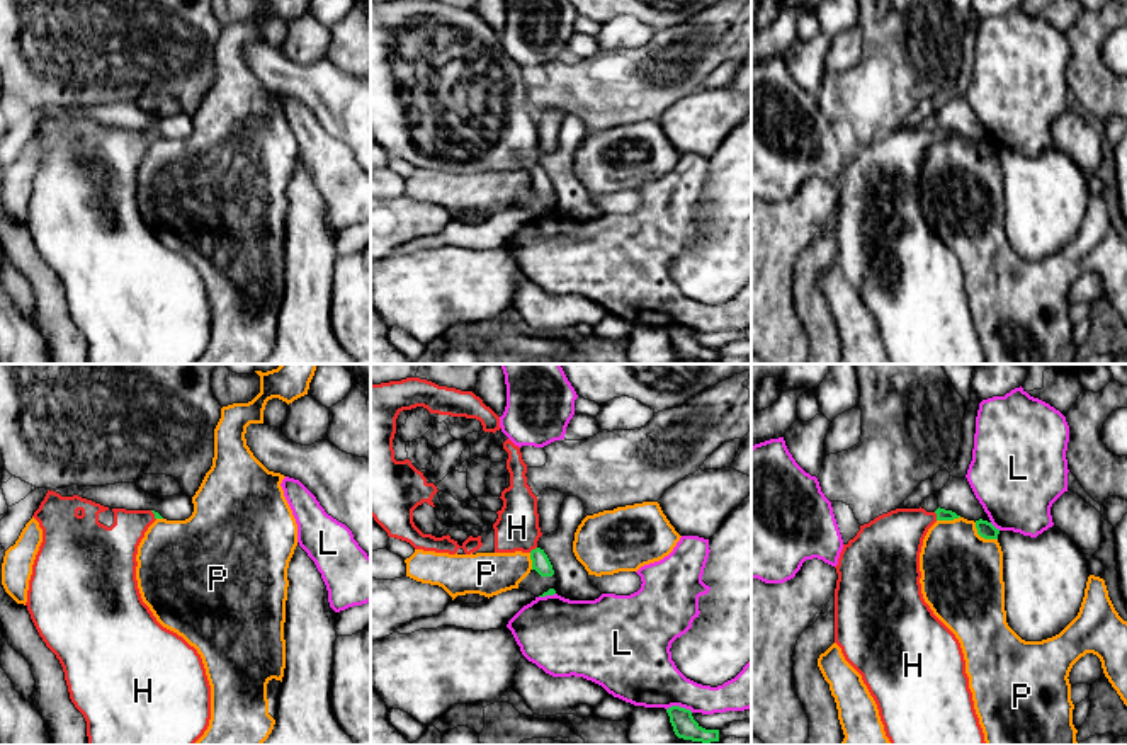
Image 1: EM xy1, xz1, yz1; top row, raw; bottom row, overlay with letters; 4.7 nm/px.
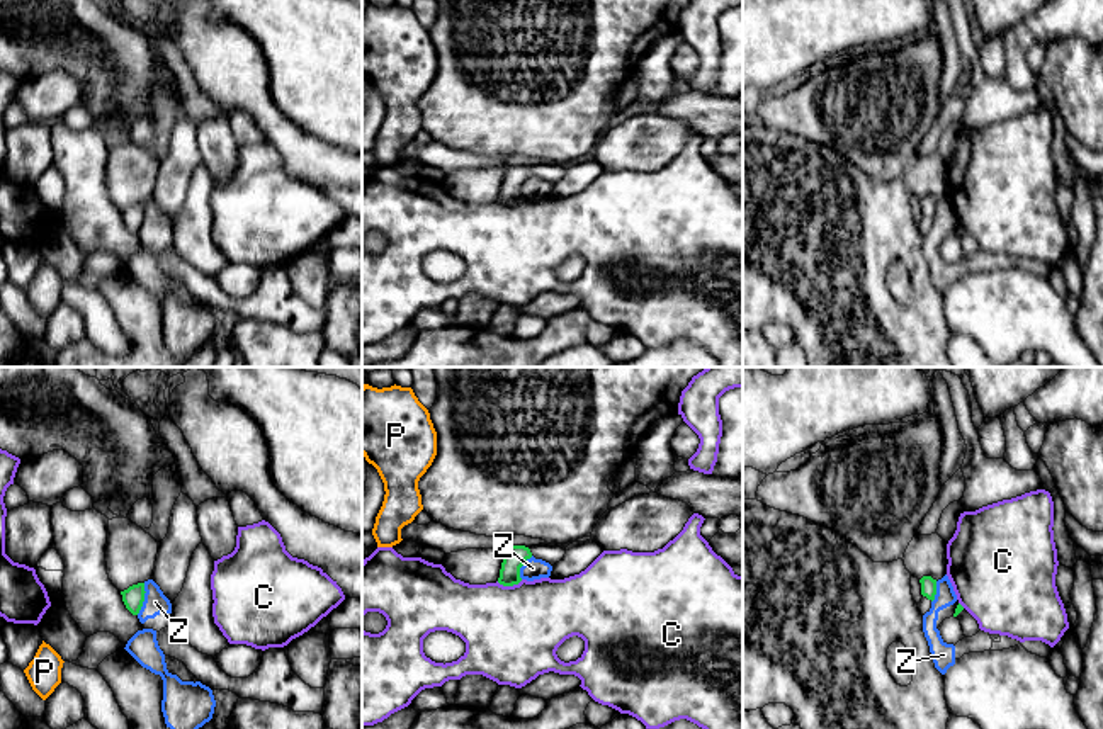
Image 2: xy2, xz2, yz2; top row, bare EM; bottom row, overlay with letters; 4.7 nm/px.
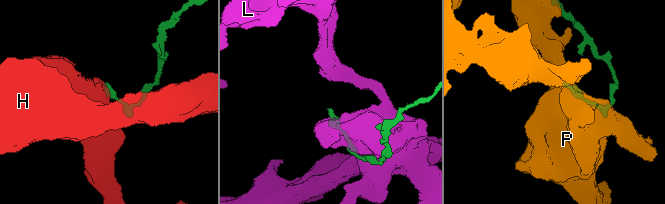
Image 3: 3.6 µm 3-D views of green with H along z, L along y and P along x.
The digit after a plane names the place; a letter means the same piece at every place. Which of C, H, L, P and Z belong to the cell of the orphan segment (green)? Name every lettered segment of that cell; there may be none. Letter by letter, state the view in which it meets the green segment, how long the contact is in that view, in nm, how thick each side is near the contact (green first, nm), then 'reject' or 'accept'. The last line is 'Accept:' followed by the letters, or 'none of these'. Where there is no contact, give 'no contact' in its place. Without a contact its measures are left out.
C: xz2 | 130 nm | 100/440 nm | reject
H: yz1 | 40 nm | 60/280 nm | accept
L: xz1 | 130 nm | 110/300 nm | reject
P: yz1 | 140 nm | 80/380 nm | reject
Z: xy2 | 160 nm | 100/110 nm | reject
Accept: H

